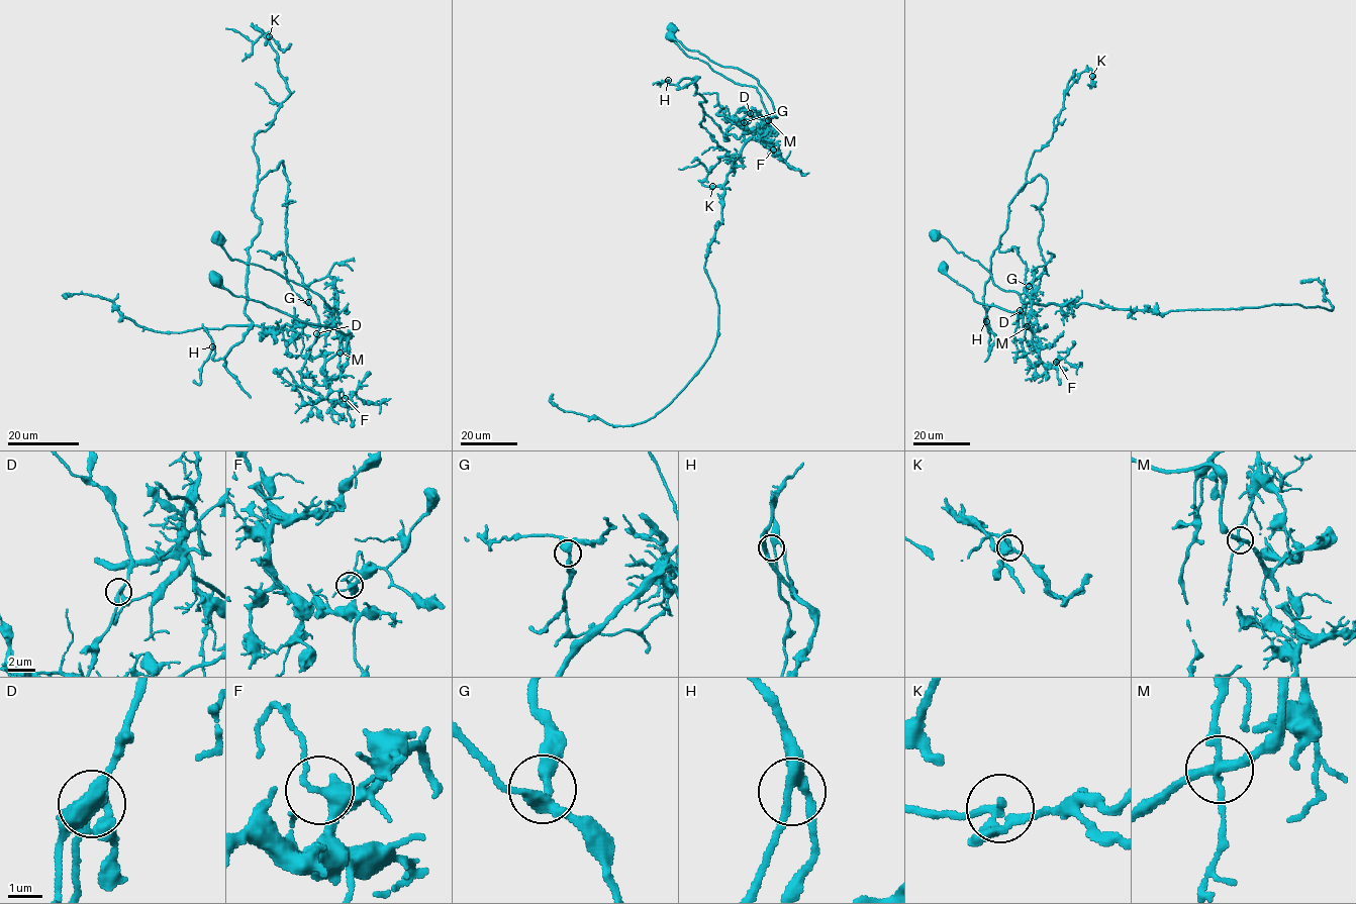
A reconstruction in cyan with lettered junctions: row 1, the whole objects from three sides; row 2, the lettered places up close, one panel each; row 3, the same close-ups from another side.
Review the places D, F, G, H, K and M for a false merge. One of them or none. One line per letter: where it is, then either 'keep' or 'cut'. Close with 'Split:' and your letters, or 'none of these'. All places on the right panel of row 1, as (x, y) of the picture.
D: at (1020, 310); keep
F: at (1056, 362); keep
G: at (1029, 286); keep
H: at (986, 321); keep
K: at (1092, 76); keep
M: at (1027, 326); cut
Split: M

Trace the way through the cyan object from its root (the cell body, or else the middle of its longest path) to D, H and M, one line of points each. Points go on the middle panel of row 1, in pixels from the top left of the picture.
D: (672, 28), (673, 39), (688, 57), (757, 89), (769, 118), (766, 122), (757, 112), (750, 113)
H: (672, 28), (688, 57), (757, 89), (765, 132), (725, 140), (698, 77), (668, 80)
M: (672, 28), (673, 39), (688, 57), (705, 62), (735, 83), (754, 86), (769, 116), (765, 124), (768, 120)

